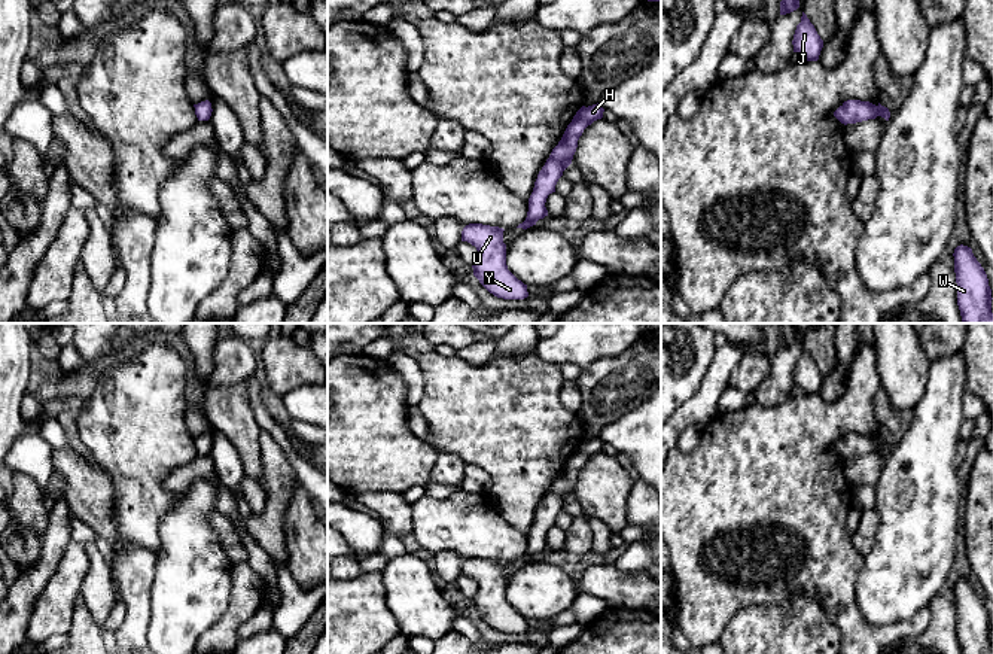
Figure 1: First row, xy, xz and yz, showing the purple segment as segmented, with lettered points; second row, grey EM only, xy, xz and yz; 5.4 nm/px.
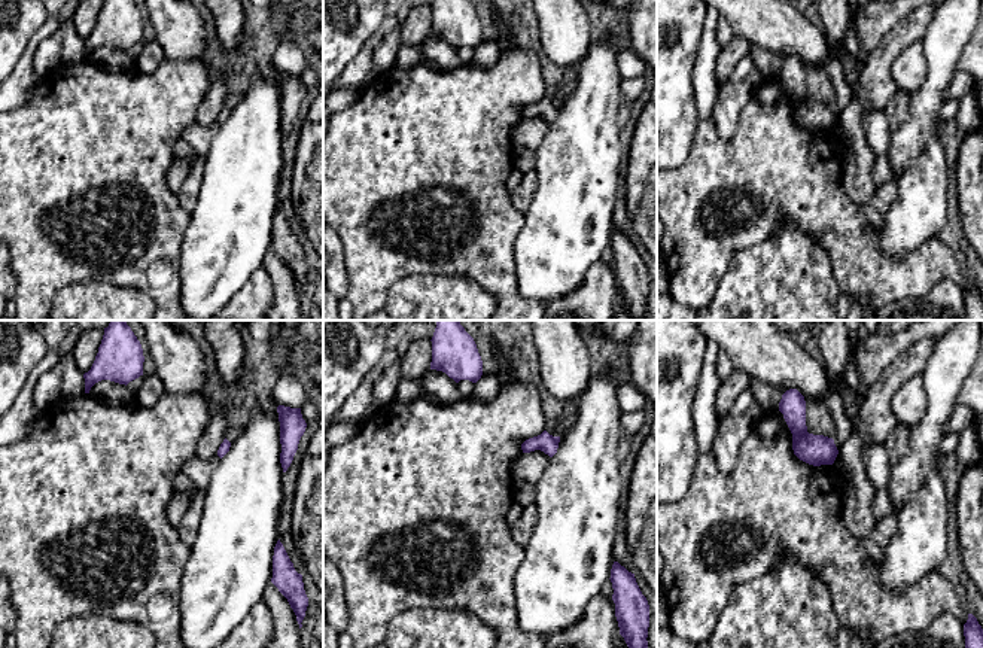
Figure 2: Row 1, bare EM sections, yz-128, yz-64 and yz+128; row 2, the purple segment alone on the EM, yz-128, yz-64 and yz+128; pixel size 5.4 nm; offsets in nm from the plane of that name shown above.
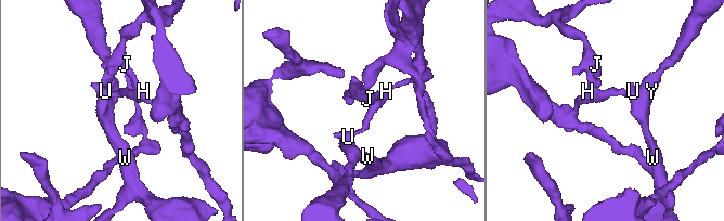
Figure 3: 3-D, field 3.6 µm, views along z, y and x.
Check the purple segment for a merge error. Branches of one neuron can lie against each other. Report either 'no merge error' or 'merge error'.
merge error

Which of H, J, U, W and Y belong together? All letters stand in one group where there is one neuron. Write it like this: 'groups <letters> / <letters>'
groups H J / U W Y

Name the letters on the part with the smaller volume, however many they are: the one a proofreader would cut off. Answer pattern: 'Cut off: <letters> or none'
Cut off: H, J

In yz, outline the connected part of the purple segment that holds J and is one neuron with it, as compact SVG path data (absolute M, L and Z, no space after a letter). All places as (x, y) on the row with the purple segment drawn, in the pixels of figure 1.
M804 12L801 22L796 25L792 45L794 52L798 52L804 61L819 60L820 51L823 48L823 40Z

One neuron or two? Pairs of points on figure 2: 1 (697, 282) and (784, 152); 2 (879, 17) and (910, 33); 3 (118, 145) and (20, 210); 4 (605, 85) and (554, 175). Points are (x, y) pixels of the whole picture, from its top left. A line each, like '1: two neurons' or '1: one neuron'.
1: one neuron
2: two neurons
3: one neuron
4: one neuron

